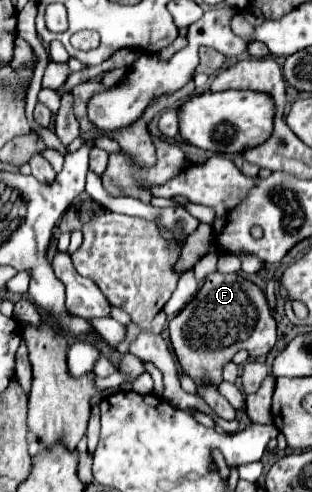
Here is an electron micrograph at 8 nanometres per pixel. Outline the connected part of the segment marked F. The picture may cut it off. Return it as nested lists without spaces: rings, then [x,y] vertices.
[[[222,273],[208,275],[202,289],[196,293],[196,297],[176,317],[170,319],[168,329],[170,329],[170,341],[180,361],[180,367],[190,379],[194,379],[194,383],[206,381],[210,385],[220,385],[224,365],[230,363],[240,349],[246,349],[250,353],[250,359],[256,359],[268,355],[268,351],[276,343],[276,321],[270,313],[264,293],[260,291],[260,287],[256,287],[252,281],[240,275],[222,275]]]

